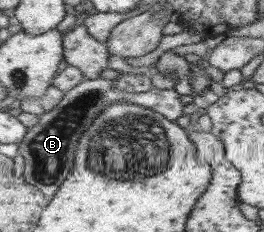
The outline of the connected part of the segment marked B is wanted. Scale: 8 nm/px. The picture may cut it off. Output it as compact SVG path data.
M109 79L85 80L75 88L66 91L66 96L60 104L39 118L39 122L30 129L25 141L19 146L21 154L27 158L25 162L26 182L39 187L50 200L74 170L75 154L82 137L93 126L100 114L109 109L110 105L115 104L143 106L163 114L169 121L181 118L184 107L175 89L165 90L154 86L147 92L133 93L118 89Z

